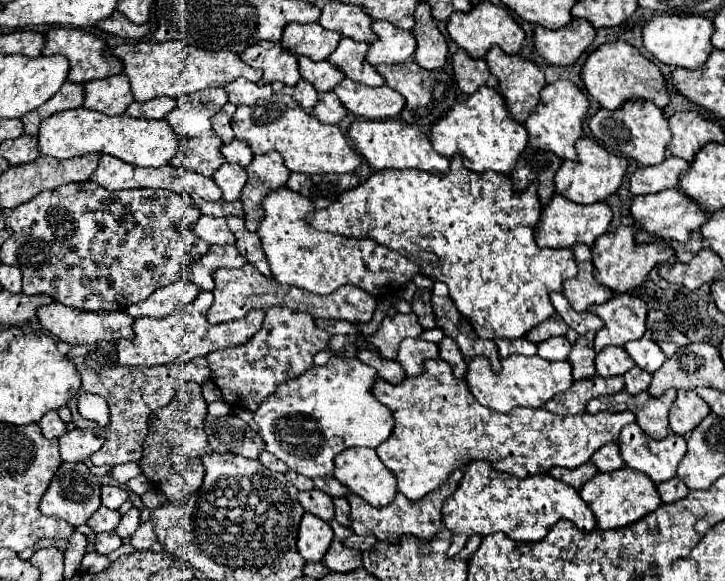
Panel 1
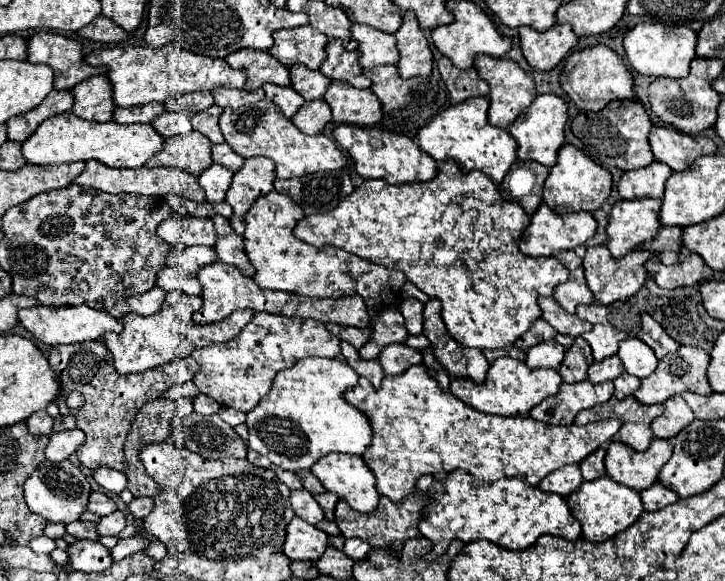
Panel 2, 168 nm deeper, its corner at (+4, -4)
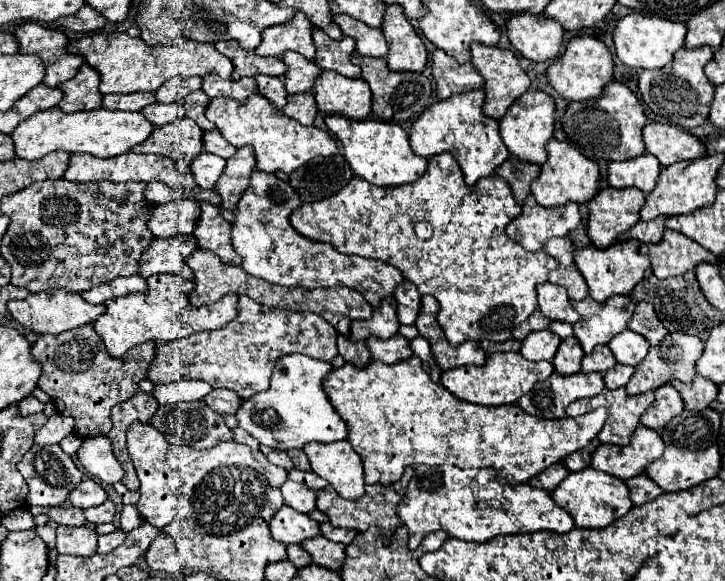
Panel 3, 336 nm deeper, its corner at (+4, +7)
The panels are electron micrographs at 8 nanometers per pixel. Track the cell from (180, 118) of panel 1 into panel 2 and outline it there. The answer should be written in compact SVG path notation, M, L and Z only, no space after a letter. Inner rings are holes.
M166 111L162 115L158 115L154 121L152 121L152 127L164 137L176 137L176 135L186 135L192 131L192 125L190 125L190 117L184 115L184 113L172 113L172 111Z

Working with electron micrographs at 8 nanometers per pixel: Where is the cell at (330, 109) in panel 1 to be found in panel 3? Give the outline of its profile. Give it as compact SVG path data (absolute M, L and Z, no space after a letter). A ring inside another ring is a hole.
M292 94L288 96L288 104L282 108L282 114L300 122L302 126L310 126L316 116L314 96L312 94Z

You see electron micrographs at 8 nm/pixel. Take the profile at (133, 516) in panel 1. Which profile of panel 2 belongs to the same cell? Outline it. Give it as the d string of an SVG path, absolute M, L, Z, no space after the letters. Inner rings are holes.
M114 511L106 517L102 517L98 523L98 533L100 535L118 535L126 527L126 515L122 511Z

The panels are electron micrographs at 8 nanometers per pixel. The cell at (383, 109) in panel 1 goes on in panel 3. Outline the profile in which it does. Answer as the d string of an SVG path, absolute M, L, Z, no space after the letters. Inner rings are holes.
M322 72L314 82L314 100L318 110L344 114L352 120L370 116L370 88L362 78L346 78L336 72Z

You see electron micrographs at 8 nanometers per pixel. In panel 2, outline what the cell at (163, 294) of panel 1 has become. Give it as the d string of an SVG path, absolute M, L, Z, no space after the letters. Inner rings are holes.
M152 287L150 291L138 295L138 297L130 297L130 299L122 299L122 303L116 303L108 313L116 319L122 319L128 313L136 313L136 315L154 315L162 309L162 303L166 299L166 291L162 287Z

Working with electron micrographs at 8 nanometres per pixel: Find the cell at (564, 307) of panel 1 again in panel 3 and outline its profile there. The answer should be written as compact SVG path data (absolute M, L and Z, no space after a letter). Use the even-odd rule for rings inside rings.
M546 282L536 288L536 296L538 296L538 310L546 318L570 322L570 324L578 322L578 312L572 308L570 298L566 294L566 288Z

